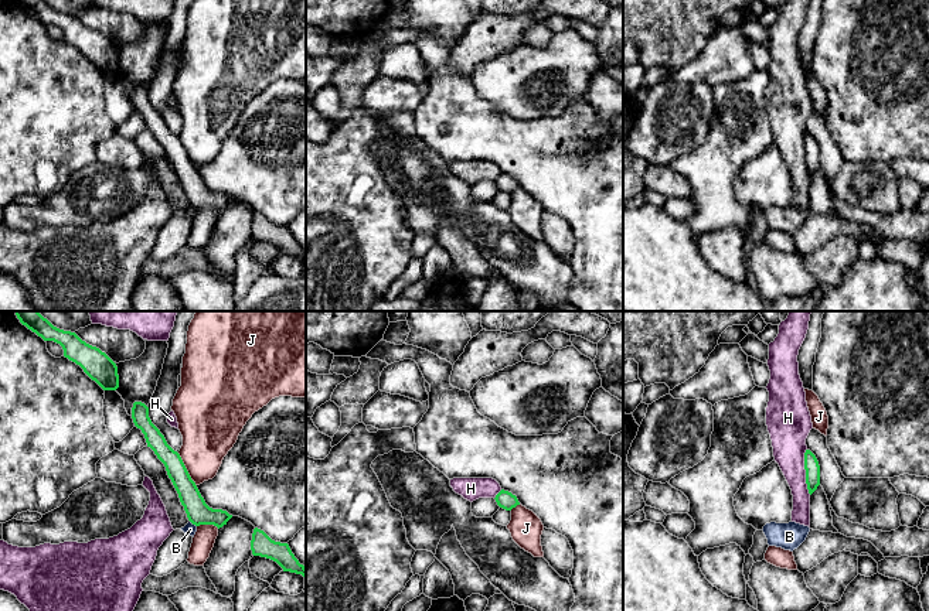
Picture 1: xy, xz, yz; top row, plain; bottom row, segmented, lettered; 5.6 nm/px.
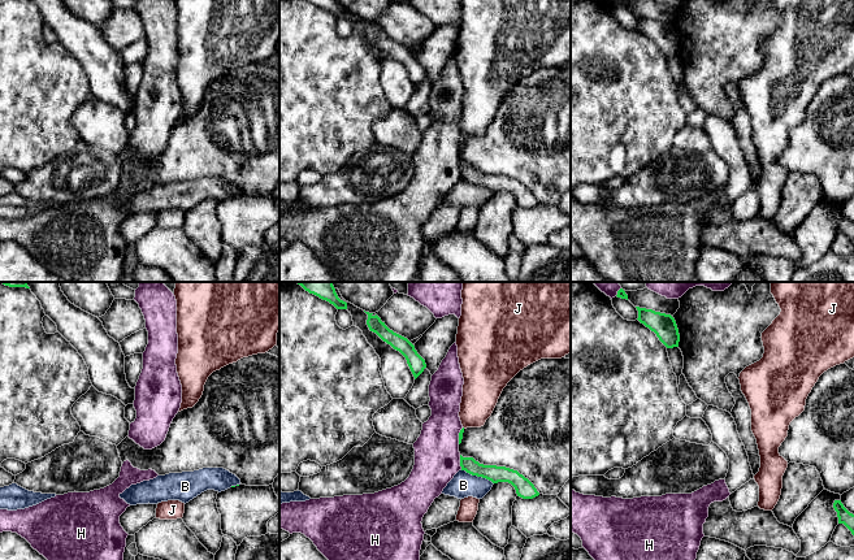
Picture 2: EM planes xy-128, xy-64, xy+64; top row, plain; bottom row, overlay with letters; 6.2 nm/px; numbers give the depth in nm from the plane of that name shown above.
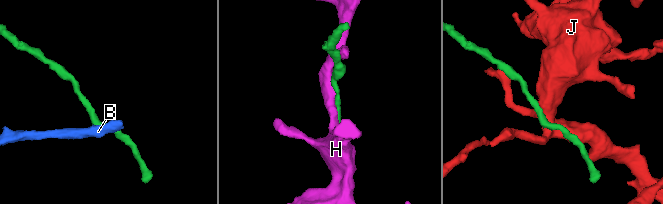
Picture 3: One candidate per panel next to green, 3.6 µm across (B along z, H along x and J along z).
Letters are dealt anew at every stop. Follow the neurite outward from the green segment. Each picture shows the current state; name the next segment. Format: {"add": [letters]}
{"add": ["H"]}

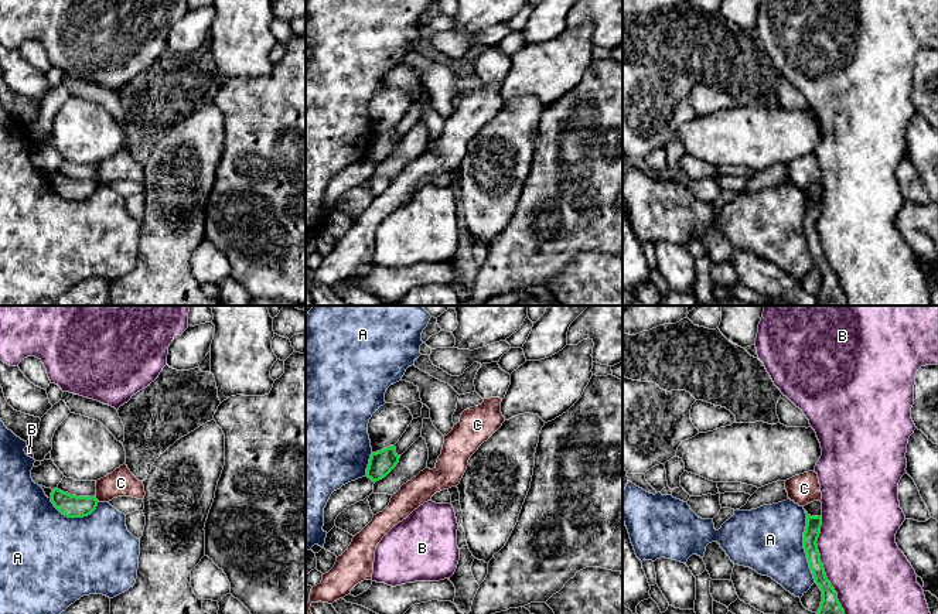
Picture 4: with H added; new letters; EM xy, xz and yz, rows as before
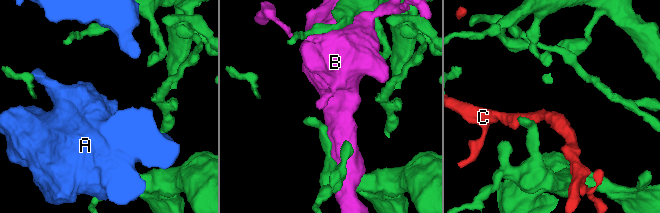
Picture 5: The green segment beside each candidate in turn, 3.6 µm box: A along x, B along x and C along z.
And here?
{"add": []}

